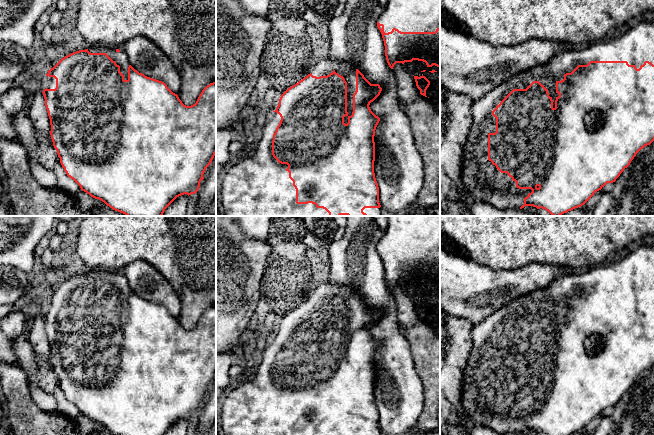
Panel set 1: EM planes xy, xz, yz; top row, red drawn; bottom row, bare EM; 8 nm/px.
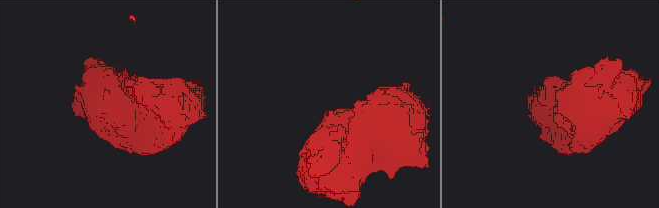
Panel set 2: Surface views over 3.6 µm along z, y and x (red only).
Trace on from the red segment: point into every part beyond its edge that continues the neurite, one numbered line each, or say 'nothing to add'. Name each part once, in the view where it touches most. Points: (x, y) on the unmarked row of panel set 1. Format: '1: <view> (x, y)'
1: yz (481, 405)

